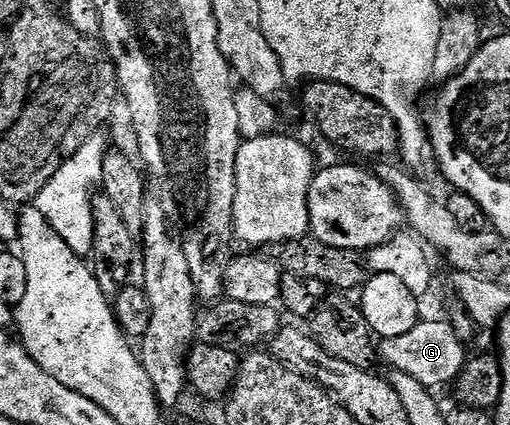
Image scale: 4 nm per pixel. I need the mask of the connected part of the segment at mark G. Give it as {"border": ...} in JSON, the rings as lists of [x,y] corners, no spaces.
{"border":[[[444,318],[442,320],[420,320],[408,333],[399,338],[381,339],[378,344],[379,355],[381,359],[383,356],[390,364],[389,367],[395,371],[410,374],[412,378],[416,378],[418,382],[431,390],[437,389],[436,386],[453,383],[468,358],[468,352],[465,352],[464,348],[466,348],[465,343],[456,334],[450,322]]]}

